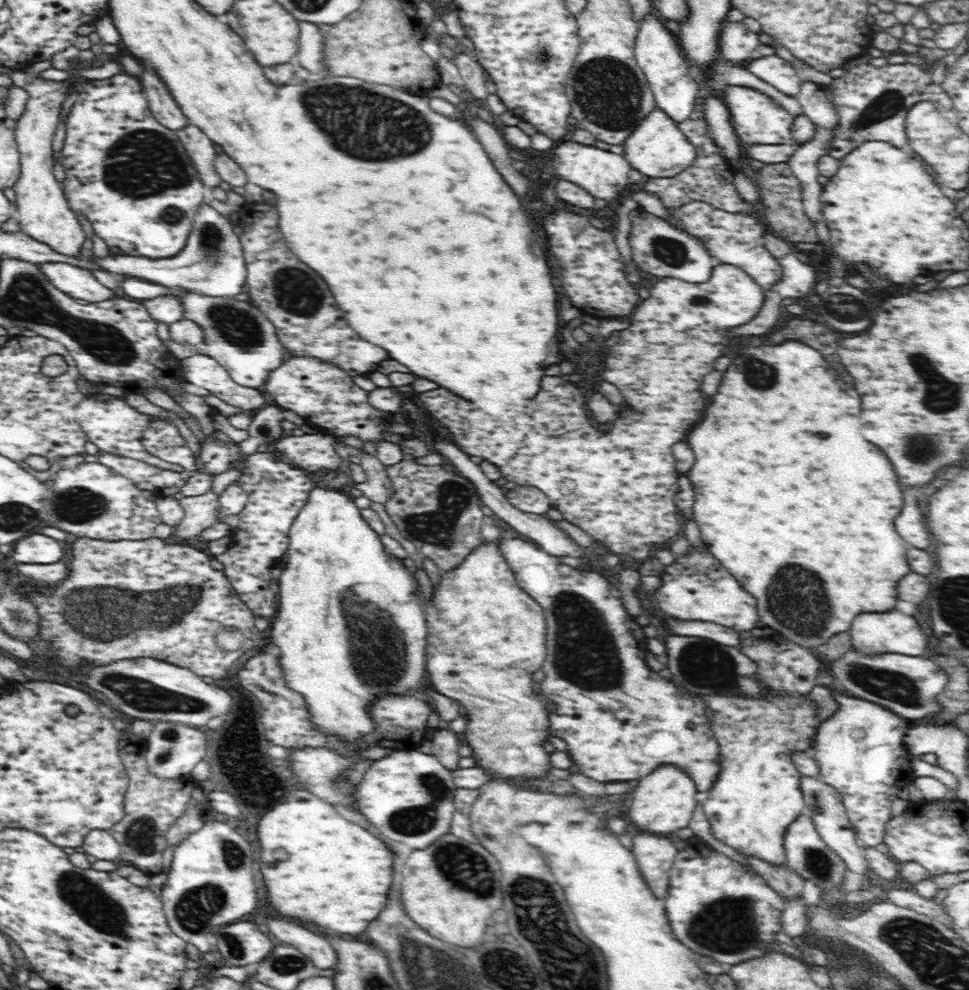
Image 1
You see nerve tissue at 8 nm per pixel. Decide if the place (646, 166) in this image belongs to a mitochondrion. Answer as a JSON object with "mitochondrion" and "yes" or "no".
{"mitochondrion":"no"}

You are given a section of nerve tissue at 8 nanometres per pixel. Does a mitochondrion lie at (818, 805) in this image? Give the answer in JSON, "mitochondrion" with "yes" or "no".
{"mitochondrion":"yes"}

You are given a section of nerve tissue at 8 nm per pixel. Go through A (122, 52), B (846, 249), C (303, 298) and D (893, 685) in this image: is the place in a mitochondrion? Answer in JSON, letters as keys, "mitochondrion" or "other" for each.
{"A":"other","B":"other","C":"mitochondrion","D":"mitochondrion"}

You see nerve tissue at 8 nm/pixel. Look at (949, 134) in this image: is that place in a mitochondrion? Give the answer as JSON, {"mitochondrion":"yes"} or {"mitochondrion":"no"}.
{"mitochondrion":"no"}

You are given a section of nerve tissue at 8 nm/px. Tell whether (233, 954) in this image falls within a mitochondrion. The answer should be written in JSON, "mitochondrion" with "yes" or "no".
{"mitochondrion":"yes"}

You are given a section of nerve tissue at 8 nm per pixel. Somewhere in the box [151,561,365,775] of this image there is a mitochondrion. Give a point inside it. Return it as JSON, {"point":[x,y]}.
{"point":[177,600]}

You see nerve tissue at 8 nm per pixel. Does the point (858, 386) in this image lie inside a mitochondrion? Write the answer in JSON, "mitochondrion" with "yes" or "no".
{"mitochondrion":"no"}

